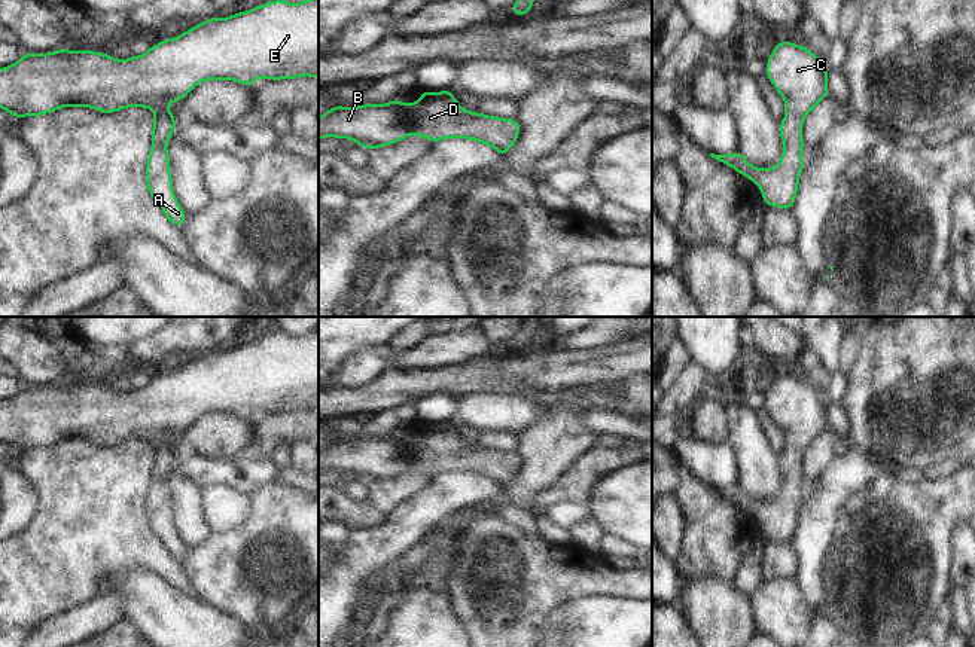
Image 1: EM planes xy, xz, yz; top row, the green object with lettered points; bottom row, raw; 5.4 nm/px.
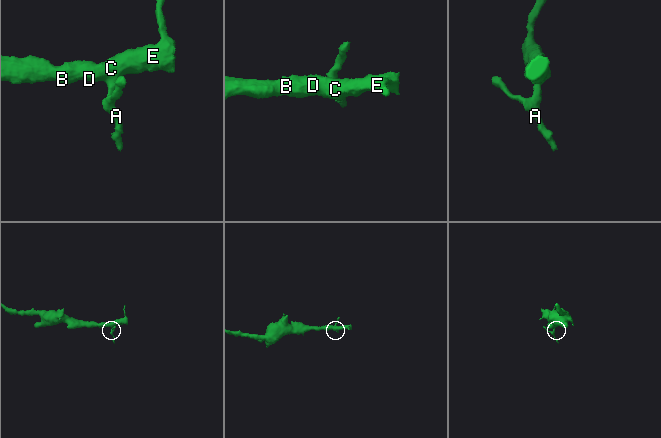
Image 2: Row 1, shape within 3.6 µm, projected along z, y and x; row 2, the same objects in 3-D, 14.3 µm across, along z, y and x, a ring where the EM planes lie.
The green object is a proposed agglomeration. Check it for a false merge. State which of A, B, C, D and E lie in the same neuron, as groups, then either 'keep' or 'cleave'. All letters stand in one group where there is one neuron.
groups A B C D E; keep

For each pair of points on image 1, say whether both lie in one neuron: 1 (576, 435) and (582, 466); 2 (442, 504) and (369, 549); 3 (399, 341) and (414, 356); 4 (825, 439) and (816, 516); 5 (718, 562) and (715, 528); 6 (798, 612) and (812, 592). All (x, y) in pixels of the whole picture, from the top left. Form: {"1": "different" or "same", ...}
{"1": "different", "2": "same", "3": "different", "4": "different", "5": "same", "6": "different"}

